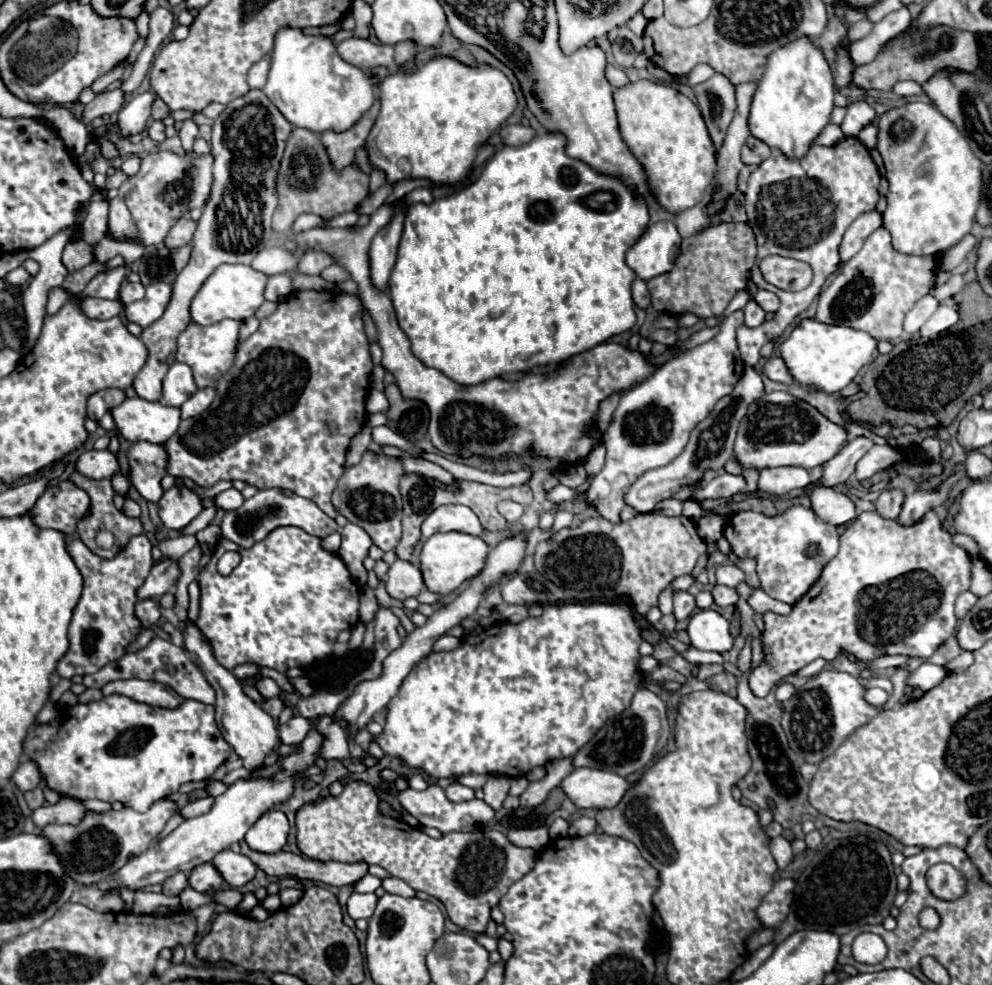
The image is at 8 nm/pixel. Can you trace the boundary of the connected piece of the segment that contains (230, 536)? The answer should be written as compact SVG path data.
M265 488L265 490L257 490L255 496L247 498L241 508L225 512L221 520L221 534L223 538L239 544L241 548L251 548L255 542L263 540L269 532L281 526L297 526L317 538L325 538L339 530L337 522L329 518L313 500L295 496L295 492L287 492L281 488Z

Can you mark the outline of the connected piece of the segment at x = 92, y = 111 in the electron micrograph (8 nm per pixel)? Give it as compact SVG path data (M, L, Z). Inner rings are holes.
M121 88L117 90L105 90L101 94L95 96L95 100L91 104L85 106L85 114L83 114L83 122L89 124L93 122L95 118L99 116L105 116L105 114L113 114L113 112L119 112L119 108L125 104L125 94Z

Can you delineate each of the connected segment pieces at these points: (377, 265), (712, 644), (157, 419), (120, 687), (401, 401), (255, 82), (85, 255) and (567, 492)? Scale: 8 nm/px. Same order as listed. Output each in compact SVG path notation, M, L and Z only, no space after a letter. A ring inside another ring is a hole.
M403 204L403 212L399 212L399 216L395 216L395 220L391 220L391 224L387 224L387 228L381 228L375 234L375 240L371 242L371 250L369 250L371 280L379 290L385 290L391 270L395 266L397 246L401 240L405 214L407 214L407 206Z
M699 610L691 616L687 626L691 646L697 650L727 652L733 648L735 638L729 632L729 620L715 610Z
M139 396L125 398L123 404L111 410L117 432L129 442L147 440L165 444L179 428L179 408L161 402L149 402Z
M115 680L111 684L105 684L101 688L103 696L111 694L123 694L135 702L147 704L147 706L159 706L159 708L177 708L183 698L159 682L145 682L145 680Z
M389 384L385 388L385 396L389 400L387 426L407 440L421 440L427 434L429 408L421 400L405 400L397 384Z
M269 56L261 58L257 64L251 66L249 78L247 78L249 86L251 86L251 88L263 88L265 82L267 82L267 72L269 72Z
M71 240L63 252L63 264L69 272L87 266L93 260L93 248L83 240Z
M557 484L549 492L545 492L545 498L549 502L575 502L575 490L571 490L563 484Z

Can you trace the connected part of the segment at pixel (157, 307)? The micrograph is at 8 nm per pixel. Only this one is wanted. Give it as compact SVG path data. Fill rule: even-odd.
M149 284L143 300L125 306L125 316L129 322L135 322L141 328L145 328L163 316L169 300L171 300L171 284Z

